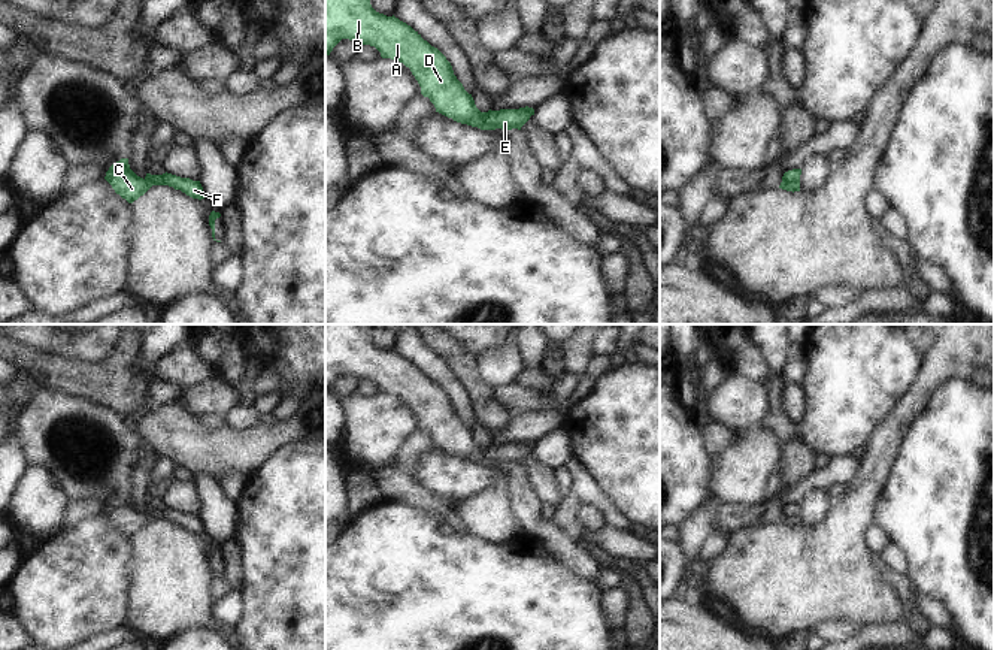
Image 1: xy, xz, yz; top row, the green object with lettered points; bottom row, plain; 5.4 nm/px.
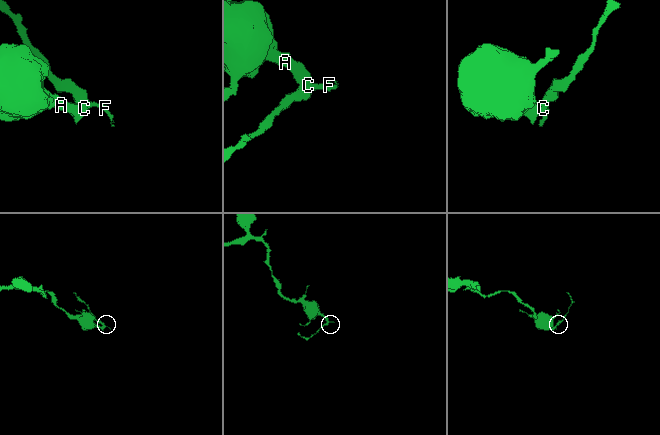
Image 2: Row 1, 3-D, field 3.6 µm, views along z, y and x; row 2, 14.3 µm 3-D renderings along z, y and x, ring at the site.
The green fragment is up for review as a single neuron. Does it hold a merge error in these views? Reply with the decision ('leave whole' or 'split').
split

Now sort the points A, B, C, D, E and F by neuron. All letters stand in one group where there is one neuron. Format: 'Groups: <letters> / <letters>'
Groups: A B C D / E F.

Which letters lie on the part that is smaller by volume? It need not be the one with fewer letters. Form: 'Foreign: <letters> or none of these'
Foreign: E, F

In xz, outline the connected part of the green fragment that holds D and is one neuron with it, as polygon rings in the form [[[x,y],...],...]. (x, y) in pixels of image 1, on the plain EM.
[[[325,324],[325,390],[342,375],[375,381],[382,393],[403,397],[436,447],[488,465],[472,429],[454,409],[446,391],[398,353],[376,347],[361,324]]]

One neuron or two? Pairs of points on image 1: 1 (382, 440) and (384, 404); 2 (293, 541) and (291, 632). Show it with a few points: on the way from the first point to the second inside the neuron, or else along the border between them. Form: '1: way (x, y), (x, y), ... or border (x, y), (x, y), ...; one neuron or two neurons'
1: way (382, 431), (384, 413); one neuron
2: way (296, 564), (296, 610); one neuron

